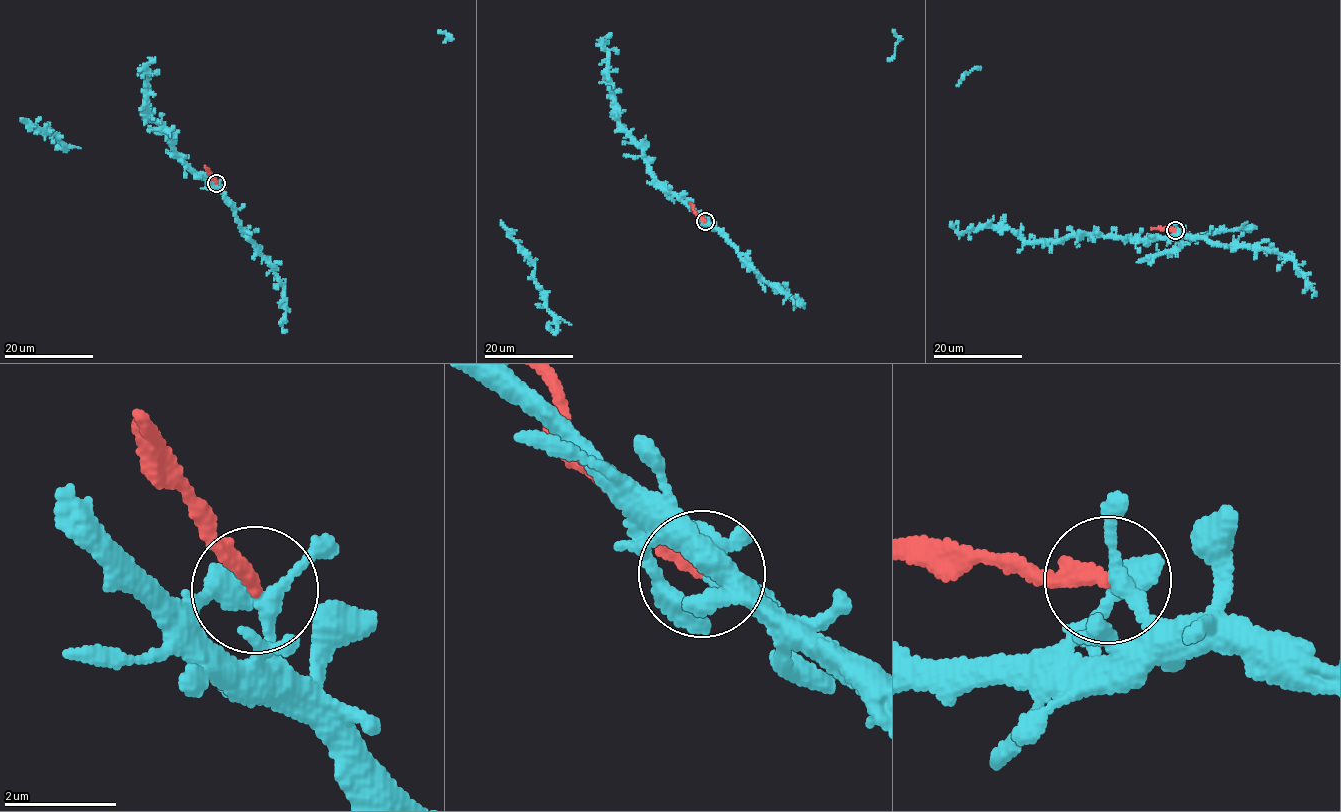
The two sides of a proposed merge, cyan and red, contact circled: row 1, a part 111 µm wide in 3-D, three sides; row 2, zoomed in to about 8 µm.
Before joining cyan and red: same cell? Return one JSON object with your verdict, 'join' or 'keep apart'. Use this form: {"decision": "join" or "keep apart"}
{"decision": "keep apart"}

